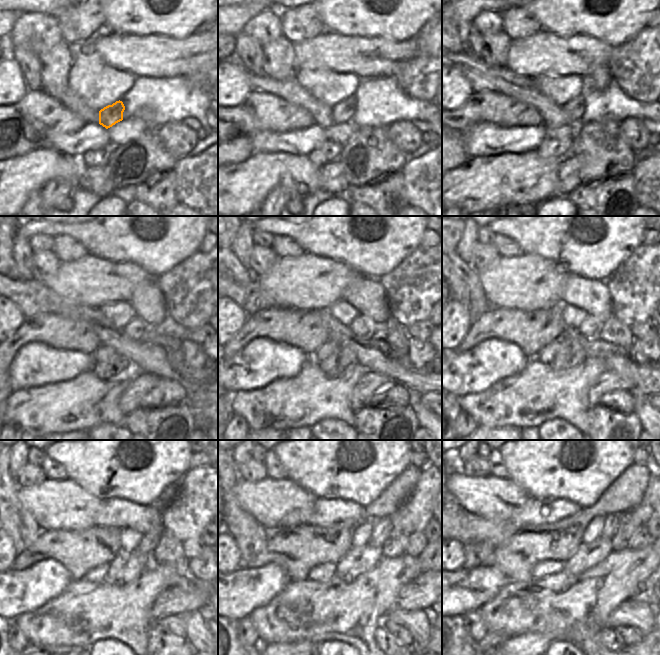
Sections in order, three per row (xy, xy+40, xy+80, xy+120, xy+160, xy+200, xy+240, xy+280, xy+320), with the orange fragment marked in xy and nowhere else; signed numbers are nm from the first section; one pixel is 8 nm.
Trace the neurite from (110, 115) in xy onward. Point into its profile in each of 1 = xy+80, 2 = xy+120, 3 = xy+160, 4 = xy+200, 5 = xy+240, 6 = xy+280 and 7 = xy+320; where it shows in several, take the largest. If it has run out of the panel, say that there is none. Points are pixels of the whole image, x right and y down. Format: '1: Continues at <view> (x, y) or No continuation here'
1: Continues at xy+80 (574, 108)
2: Continues at xy+120 (135, 329)
3: Continues at xy+160 (363, 327)
4: Continues at xy+200 (589, 328)
5: Continues at xy+240 (149, 541)
6: Continues at xy+280 (382, 528)
7: Continues at xy+320 (611, 524).

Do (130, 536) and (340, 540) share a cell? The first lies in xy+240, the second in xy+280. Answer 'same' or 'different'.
different

